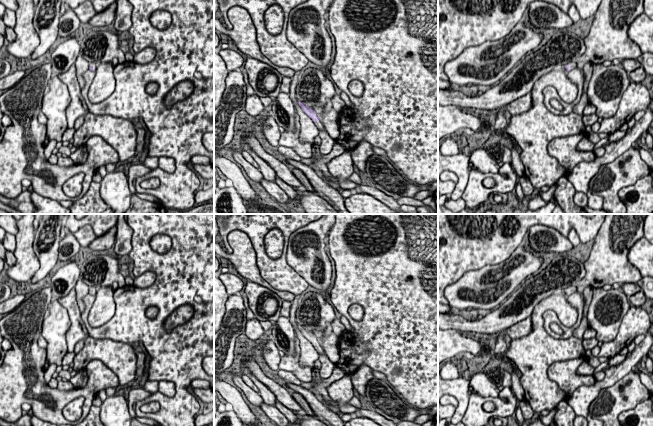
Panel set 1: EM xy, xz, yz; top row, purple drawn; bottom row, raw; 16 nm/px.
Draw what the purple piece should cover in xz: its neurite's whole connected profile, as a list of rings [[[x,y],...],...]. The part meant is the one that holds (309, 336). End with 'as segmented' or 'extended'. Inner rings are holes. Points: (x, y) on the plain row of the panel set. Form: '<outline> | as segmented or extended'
[[[298,325],[297,326],[300,330],[300,332],[303,334],[303,336],[312,343],[312,345],[314,346],[315,350],[319,353],[319,354],[323,354],[326,355],[324,352],[324,349],[322,348],[321,344],[319,343],[318,339],[316,338],[316,336],[313,334],[313,332],[309,332],[307,331],[304,327]]] | extended

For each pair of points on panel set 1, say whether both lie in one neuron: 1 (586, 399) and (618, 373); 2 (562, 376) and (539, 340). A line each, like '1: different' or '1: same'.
1: same
2: different

